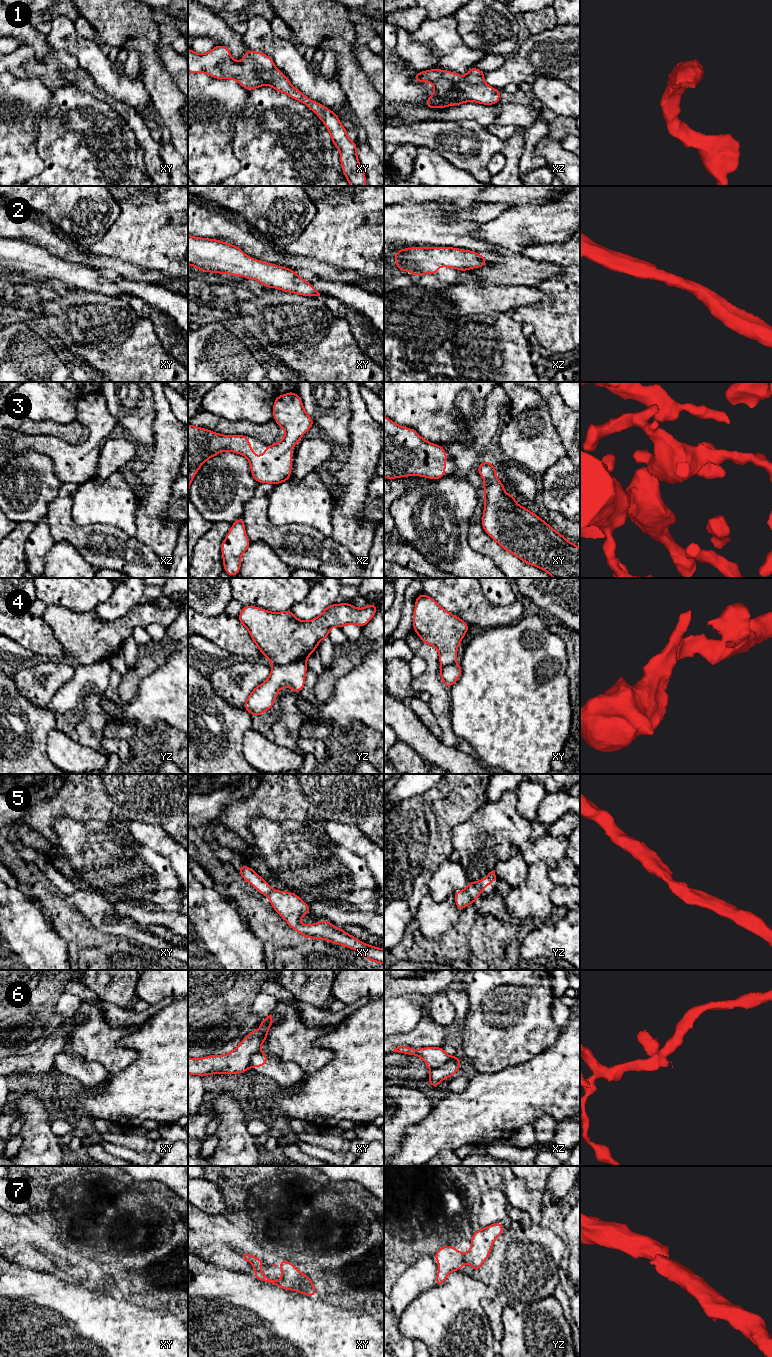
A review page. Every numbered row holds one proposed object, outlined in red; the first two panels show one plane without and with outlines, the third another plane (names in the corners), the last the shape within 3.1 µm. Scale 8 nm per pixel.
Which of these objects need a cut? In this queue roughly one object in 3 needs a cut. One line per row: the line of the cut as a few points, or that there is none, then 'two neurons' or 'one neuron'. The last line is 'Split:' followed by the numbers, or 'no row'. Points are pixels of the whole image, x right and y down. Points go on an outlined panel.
1: no cut; one neuron
2: no cut; one neuron
3: no cut; one neuron
4: cut in yz along (305, 659), (297, 659), (287, 664), (273, 664); two neurons
5: no cut; one neuron
6: cut in xz along (451, 1057), (440, 1066), (430, 1070); two neurons
7: cut in yz along (463, 1256), (465, 1262); two neurons
Split: 4, 6, 7

